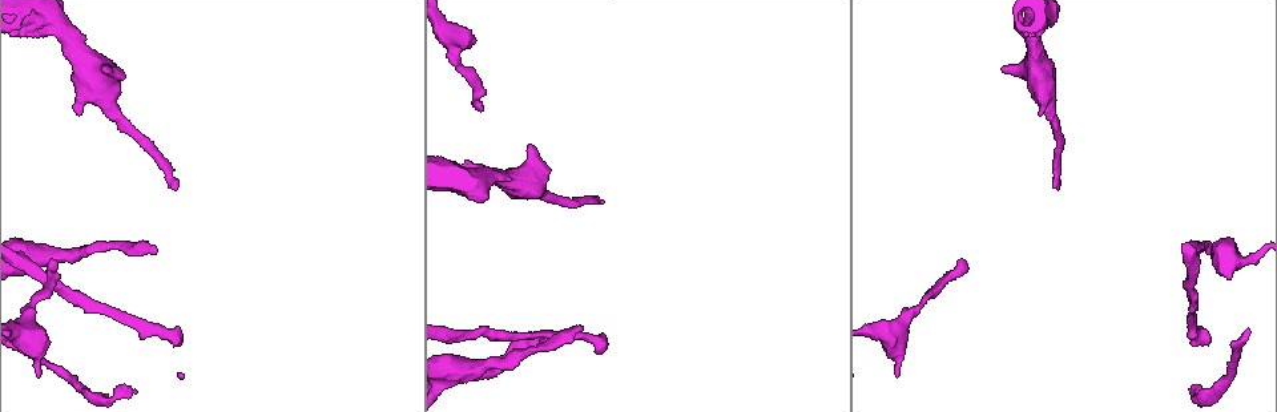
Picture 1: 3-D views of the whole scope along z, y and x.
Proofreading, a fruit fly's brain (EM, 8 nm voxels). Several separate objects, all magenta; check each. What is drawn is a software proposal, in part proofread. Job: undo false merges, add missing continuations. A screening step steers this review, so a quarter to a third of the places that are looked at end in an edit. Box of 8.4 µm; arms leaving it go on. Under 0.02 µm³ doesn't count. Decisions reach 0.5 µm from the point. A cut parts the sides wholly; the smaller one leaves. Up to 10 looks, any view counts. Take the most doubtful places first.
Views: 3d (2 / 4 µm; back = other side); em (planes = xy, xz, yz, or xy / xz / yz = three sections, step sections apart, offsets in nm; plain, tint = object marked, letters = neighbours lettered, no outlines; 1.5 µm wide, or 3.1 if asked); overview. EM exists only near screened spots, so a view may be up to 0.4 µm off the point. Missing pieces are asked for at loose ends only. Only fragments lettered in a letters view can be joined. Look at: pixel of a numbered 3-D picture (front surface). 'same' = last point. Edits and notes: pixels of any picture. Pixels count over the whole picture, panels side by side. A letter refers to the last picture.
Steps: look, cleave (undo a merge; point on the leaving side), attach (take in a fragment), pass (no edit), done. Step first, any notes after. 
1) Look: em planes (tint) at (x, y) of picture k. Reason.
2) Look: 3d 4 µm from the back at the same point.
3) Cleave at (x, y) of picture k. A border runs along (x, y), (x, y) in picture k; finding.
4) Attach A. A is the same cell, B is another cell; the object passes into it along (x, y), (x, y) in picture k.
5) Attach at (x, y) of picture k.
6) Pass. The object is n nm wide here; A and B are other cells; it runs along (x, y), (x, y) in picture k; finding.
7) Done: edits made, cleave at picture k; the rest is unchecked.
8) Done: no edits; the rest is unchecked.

Look: em planes (letters) at (154, 252) of picture 1. End of a long branch.

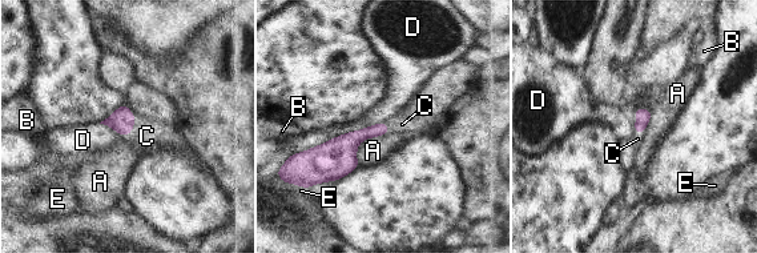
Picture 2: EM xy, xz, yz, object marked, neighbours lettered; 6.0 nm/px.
Attach C. C is the same cell, A, B, D and E are other cells; the object passes into it along (123, 120), (133, 125), (147, 136) in picture 2; it goes on there.

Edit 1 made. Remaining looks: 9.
Look: overview. Redraw.

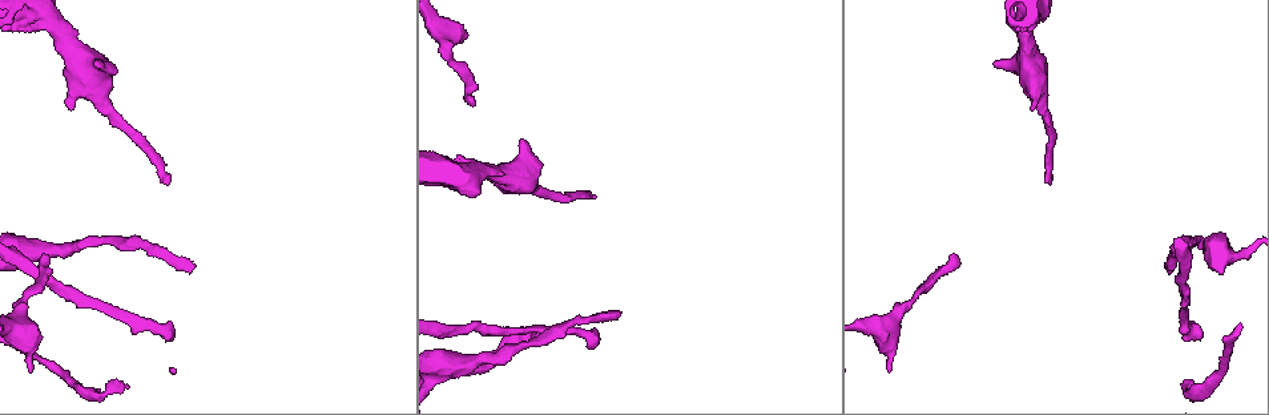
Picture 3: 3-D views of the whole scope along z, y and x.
Look: em xz step 4 (tint) at (522, 139) of picture 3. An open end.

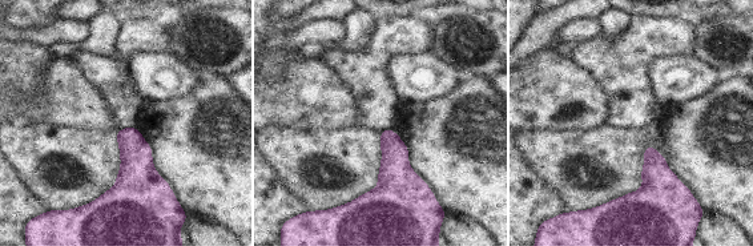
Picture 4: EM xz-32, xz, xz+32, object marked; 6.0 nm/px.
Look: em planes (letters) at the same point.

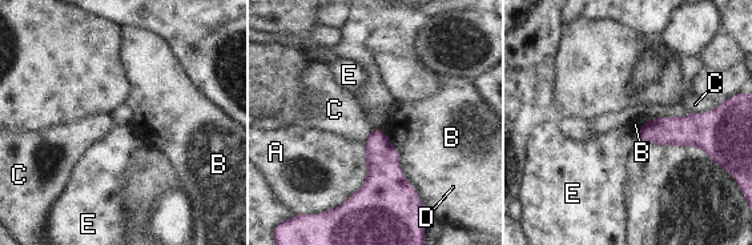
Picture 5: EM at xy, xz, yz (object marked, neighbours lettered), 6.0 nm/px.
Pass. A, B, C, D and E are other cells; a border runs along (379, 127), (370, 131) in picture 5; none of them fits.

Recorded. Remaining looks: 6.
Look: em xy step 4 (tint) at (1189, 386) of picture 3. Thin end.

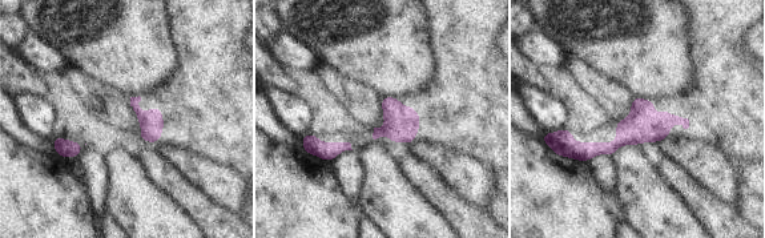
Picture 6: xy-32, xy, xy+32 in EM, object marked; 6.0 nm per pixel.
Look: em planes (letters) at the same point. Cut it another way.

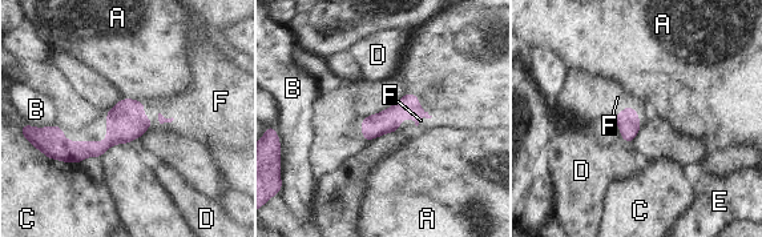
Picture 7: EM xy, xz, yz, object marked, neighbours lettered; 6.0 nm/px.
Attach F. F is the same cell, A, B, C, D and E are other cells; it goes on there.

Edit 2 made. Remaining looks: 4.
Look: 3d 4 µm at (950, 257) of picture 3. Tapers out.

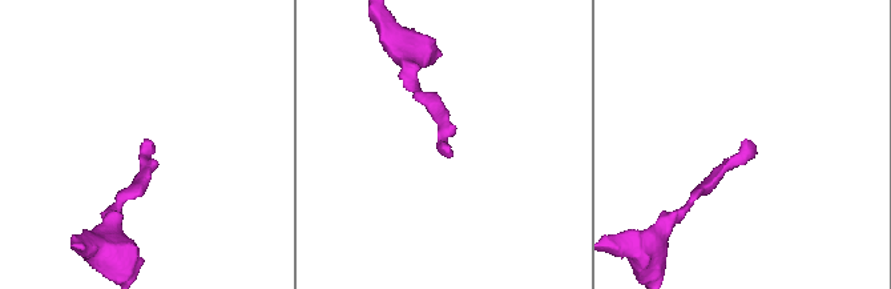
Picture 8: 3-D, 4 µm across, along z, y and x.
Look: em planes (letters) at (745, 139) of picture 8.

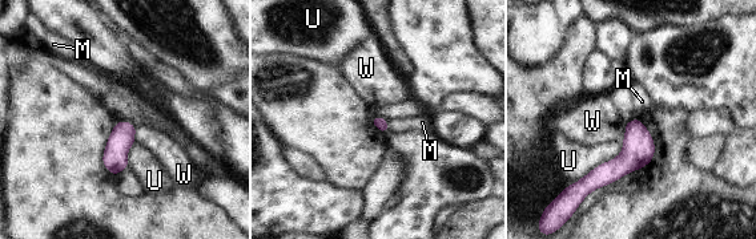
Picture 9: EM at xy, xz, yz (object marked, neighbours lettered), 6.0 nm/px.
Pass. M, U and W are other cells; a border runs along (389, 120), (387, 130) in picture 9; none of them fits.

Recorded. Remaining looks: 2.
Done: edits made, attach at picture 2, attach at picture 7; the rest is unchecked.

